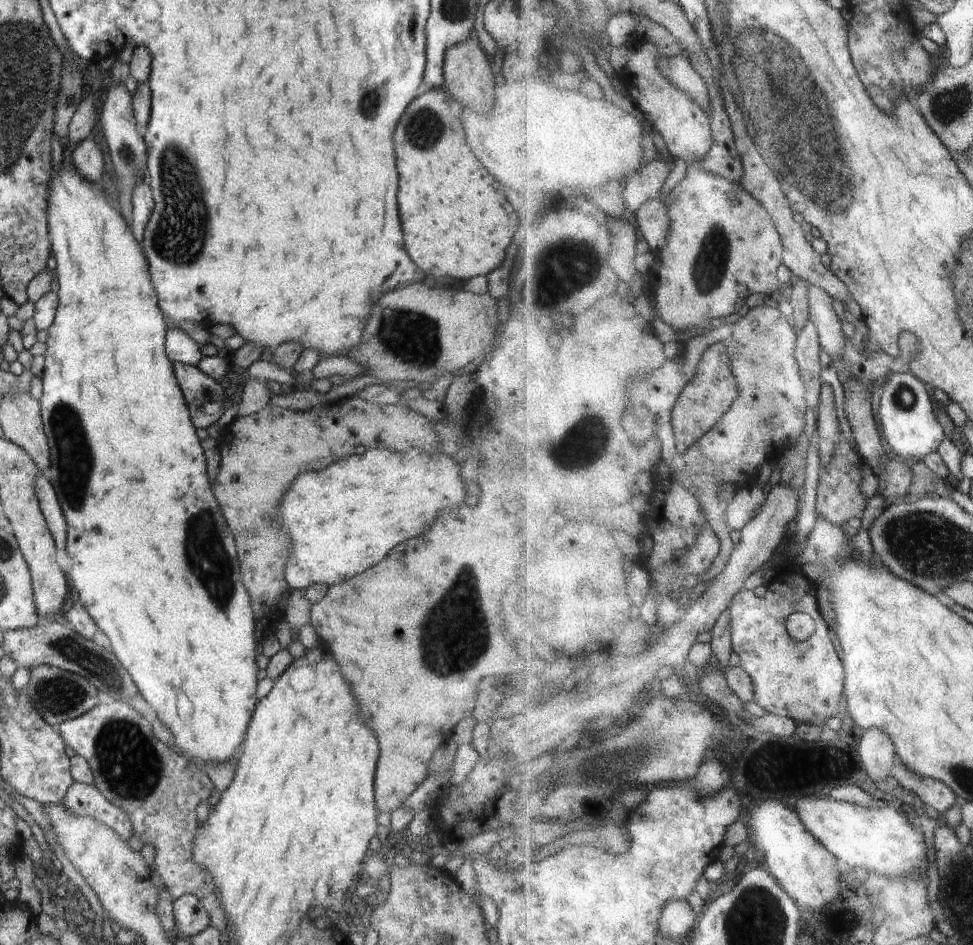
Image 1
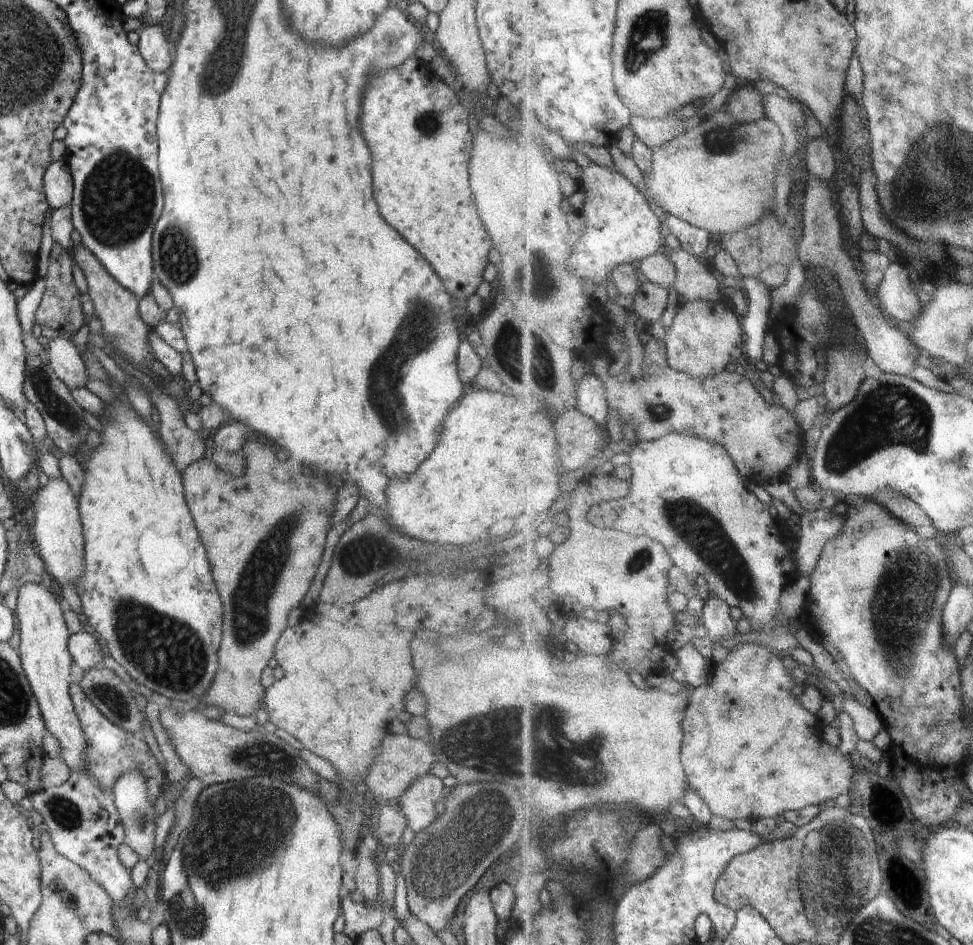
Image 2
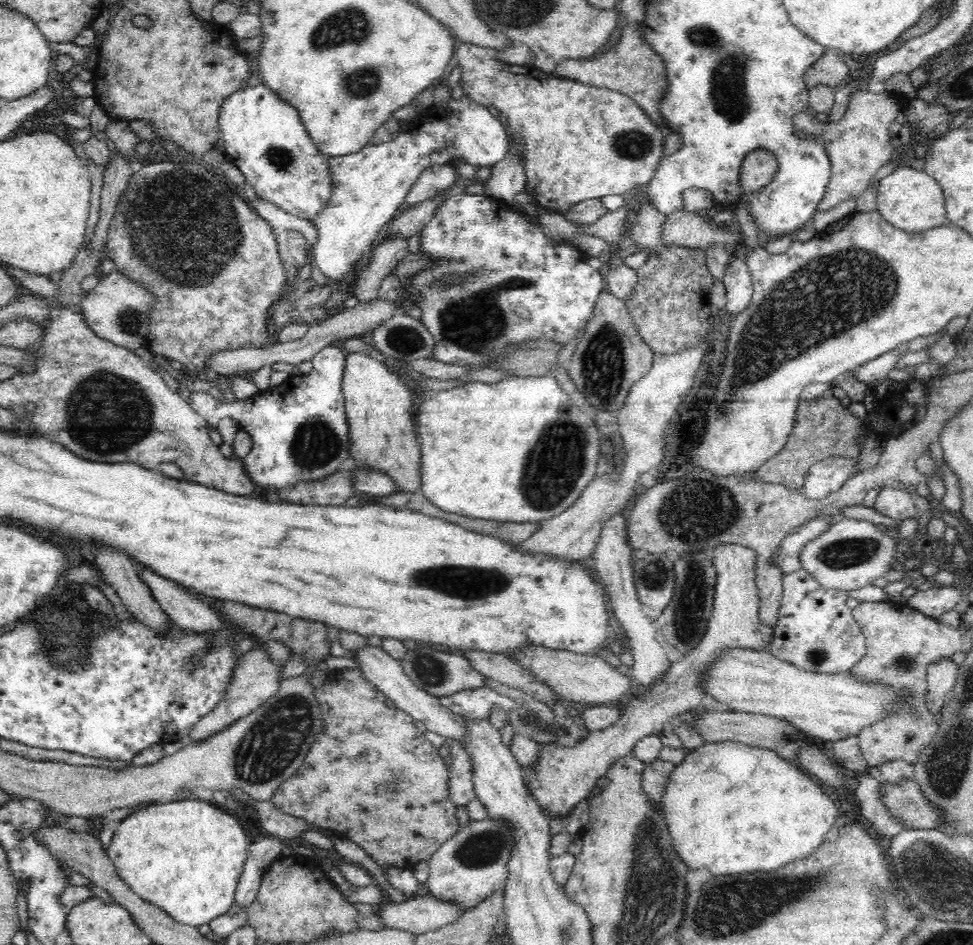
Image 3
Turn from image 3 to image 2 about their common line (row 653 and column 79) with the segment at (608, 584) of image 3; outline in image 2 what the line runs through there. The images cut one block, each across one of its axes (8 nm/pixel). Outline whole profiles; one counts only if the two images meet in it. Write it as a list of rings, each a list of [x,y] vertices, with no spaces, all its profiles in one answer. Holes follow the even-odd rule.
[[[84,631],[71,634],[67,647],[73,661],[85,672],[102,665],[103,648],[96,634]]]

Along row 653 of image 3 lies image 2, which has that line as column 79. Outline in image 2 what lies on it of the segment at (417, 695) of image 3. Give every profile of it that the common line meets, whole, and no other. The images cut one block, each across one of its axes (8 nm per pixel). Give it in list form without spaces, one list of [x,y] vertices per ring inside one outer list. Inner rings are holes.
[[[66,336],[50,339],[43,355],[68,390],[86,388],[90,378],[81,354]]]

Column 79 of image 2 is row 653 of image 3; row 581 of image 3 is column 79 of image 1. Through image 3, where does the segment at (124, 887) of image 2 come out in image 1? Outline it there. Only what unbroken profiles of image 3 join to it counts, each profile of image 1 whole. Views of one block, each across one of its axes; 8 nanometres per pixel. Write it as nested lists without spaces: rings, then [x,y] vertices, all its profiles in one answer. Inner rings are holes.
[[[82,783],[72,784],[60,802],[66,810],[70,810],[76,816],[93,816],[100,820],[102,824],[110,826],[122,840],[129,840],[132,832],[132,820],[130,816],[116,808],[112,802],[108,802],[106,797],[94,785]]]

